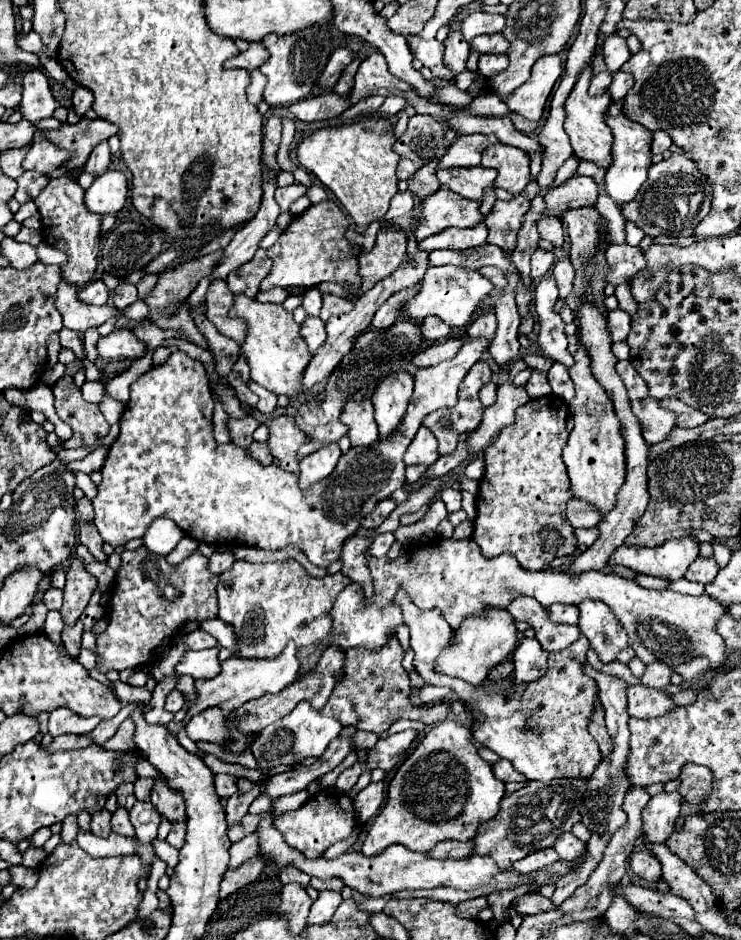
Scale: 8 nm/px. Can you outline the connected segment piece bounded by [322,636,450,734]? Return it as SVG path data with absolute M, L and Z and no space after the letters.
M394 636L394 640L388 640L388 644L380 652L368 652L368 650L352 650L346 652L346 674L344 680L336 686L336 692L332 694L332 700L322 708L324 716L338 718L344 726L354 724L358 730L368 730L382 734L386 732L396 720L418 720L426 726L434 726L442 720L446 720L450 708L418 708L410 702L410 678L408 672L402 666L404 650Z

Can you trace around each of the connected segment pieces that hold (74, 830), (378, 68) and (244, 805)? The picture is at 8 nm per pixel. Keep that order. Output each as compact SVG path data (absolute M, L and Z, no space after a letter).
M69 815L65 818L62 825L62 830L60 833L61 842L70 843L72 840L76 839L78 833L78 823L77 817L74 815Z
M374 52L360 64L358 74L354 78L354 86L352 86L350 96L348 96L348 102L356 104L356 102L360 102L362 98L366 98L370 92L374 92L378 88L402 90L402 92L412 90L410 84L402 82L400 78L396 78L388 72L384 56L380 52Z
M258 782L250 792L244 792L244 796L236 796L236 794L230 796L230 800L226 804L226 822L228 824L238 824L248 814L248 806L256 798L256 792L260 792L260 784L262 782Z

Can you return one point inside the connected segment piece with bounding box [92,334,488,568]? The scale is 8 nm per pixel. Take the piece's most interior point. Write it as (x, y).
(166, 463)

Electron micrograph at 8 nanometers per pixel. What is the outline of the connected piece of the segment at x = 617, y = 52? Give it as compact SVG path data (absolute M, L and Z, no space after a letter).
M612 34L604 40L602 50L604 50L604 62L610 72L618 72L622 68L622 64L628 62L628 58L630 58L630 50L626 46L626 40L616 34Z

